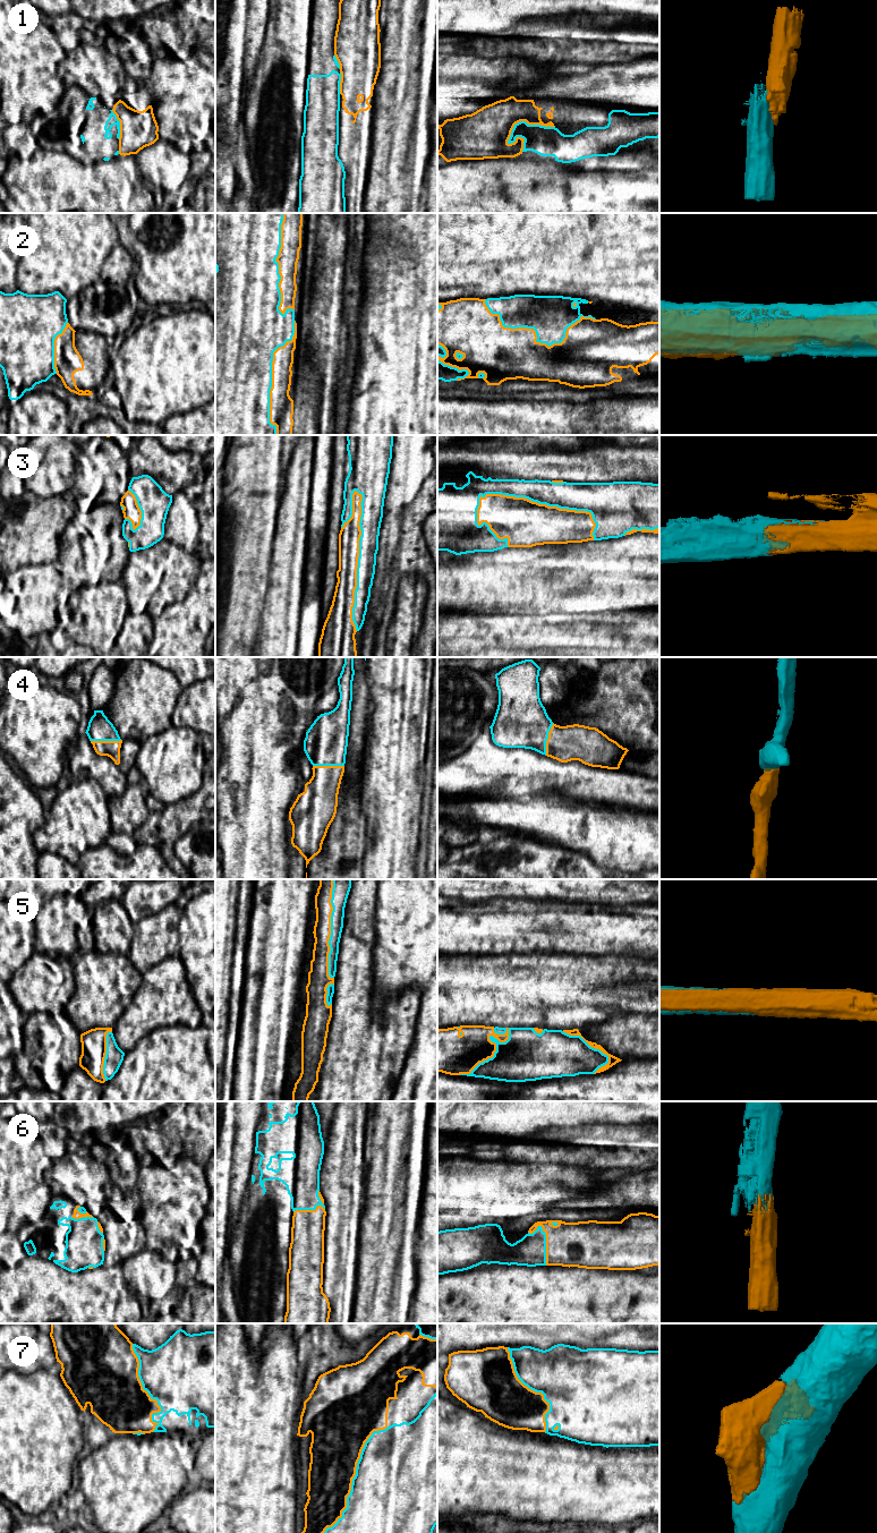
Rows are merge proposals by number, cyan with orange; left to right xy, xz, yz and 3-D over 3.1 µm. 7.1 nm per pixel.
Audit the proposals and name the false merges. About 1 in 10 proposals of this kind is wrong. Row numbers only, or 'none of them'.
1, 2

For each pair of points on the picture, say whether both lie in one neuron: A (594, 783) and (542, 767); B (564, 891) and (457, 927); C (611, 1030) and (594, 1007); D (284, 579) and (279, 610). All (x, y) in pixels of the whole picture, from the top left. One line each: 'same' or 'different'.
A: same
B: different
C: different
D: same

